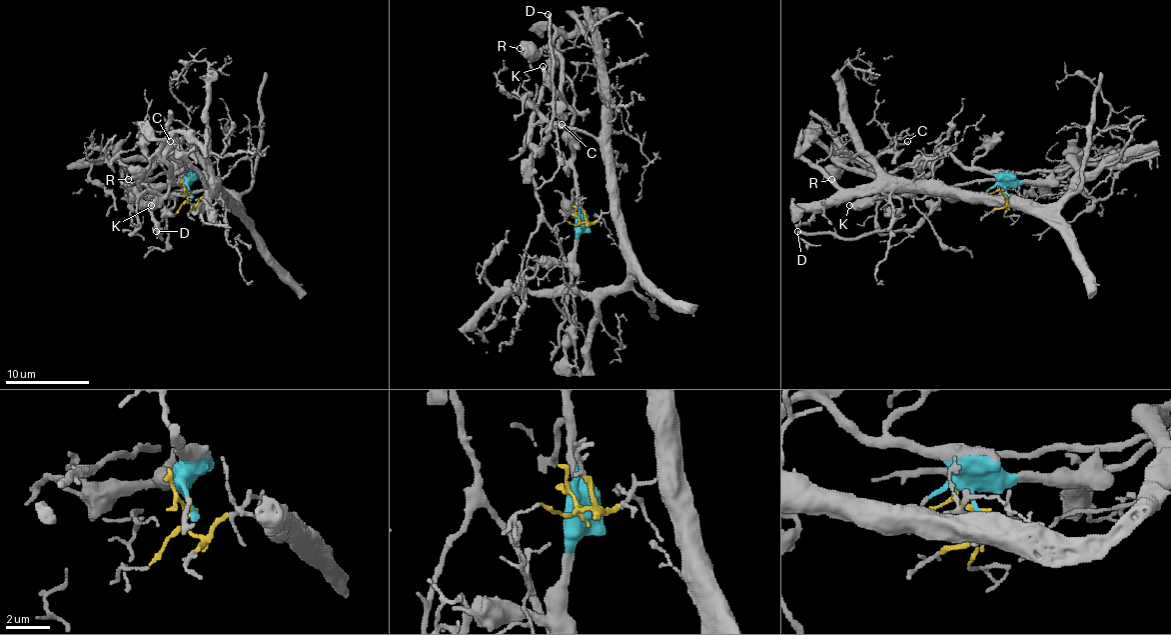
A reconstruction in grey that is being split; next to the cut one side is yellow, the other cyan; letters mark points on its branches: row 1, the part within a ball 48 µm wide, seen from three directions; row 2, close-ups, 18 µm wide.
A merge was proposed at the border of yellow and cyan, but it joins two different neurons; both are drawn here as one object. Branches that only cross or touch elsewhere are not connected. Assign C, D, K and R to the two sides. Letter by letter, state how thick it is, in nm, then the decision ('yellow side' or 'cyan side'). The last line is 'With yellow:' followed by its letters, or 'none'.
C: 140 nm | cyan side
D: 320 nm | cyan side
K: 500 nm | cyan side
R: 360 nm | cyan side
With yellow: none

